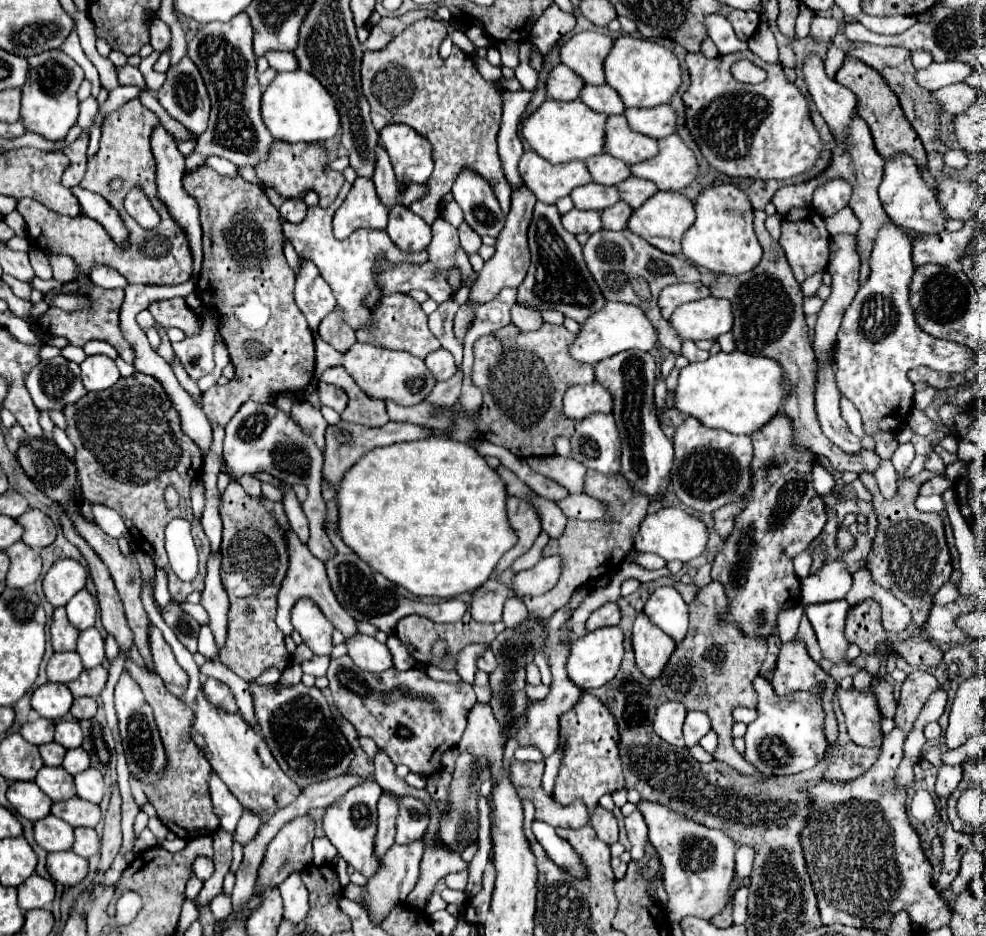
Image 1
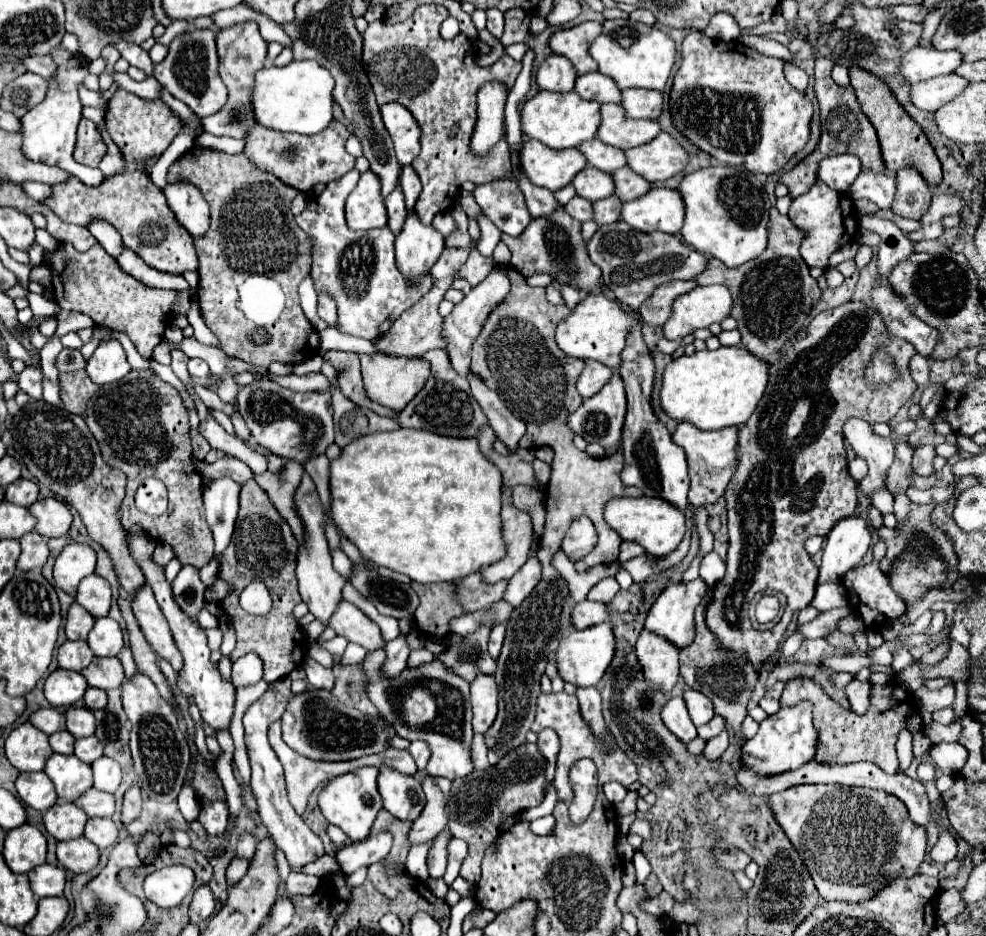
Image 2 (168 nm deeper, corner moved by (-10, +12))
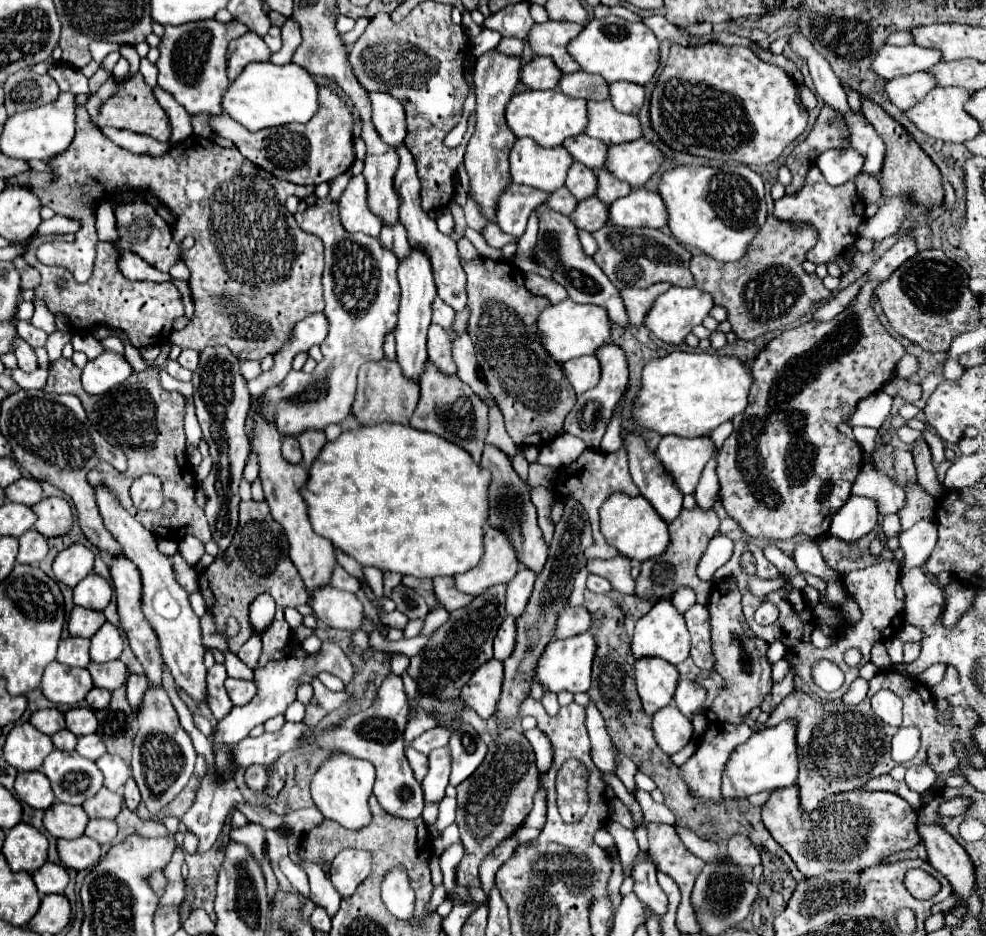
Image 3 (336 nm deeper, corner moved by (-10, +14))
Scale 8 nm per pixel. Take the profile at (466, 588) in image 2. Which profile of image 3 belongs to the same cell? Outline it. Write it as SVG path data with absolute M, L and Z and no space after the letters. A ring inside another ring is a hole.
M439 576L439 578L433 578L433 590L435 590L435 596L437 600L441 602L441 606L447 610L447 612L453 612L457 608L463 608L467 606L473 596L469 594L463 594L455 588L453 580L447 578L447 576Z

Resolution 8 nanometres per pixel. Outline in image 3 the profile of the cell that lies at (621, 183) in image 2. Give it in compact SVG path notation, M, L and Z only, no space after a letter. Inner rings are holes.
M601 168L597 172L597 198L601 202L605 202L607 206L613 204L617 198L625 196L631 192L631 186L627 186L627 182L617 180L613 174L609 174L605 168Z

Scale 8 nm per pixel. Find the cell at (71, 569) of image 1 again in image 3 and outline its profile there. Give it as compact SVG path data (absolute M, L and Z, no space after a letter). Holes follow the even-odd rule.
M71 544L53 560L53 574L67 586L77 586L93 570L93 552L83 544Z

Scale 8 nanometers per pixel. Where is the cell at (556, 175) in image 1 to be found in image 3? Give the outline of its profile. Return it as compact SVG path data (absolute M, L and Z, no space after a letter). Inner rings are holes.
M519 138L509 154L509 162L511 162L511 178L517 184L525 184L537 190L547 190L553 192L555 188L561 188L565 184L565 174L569 170L569 166L573 164L571 154L563 148L543 148L539 144L535 144L531 138Z

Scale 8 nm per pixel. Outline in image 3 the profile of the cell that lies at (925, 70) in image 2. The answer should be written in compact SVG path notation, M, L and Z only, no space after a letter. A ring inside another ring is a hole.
M915 44L909 46L881 46L877 56L871 62L871 70L885 78L897 78L913 72L927 72L931 66L941 62L941 52L931 48L921 48Z

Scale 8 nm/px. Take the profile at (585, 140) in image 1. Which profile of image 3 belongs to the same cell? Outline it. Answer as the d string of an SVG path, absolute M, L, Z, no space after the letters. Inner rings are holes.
M525 90L521 94L513 94L505 108L507 126L517 138L533 138L539 146L561 146L565 138L577 136L587 126L587 104L581 98L567 98L561 90Z

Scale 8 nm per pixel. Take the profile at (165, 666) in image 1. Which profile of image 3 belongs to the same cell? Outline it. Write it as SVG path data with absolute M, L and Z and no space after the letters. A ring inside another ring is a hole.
M123 554L113 556L109 562L109 574L111 574L111 582L117 590L117 610L119 610L119 620L121 620L121 628L127 634L127 640L131 644L131 650L135 652L135 656L139 658L139 662L145 668L145 674L149 678L149 684L159 684L161 682L161 666L163 666L163 658L159 652L159 640L151 628L151 624L147 622L147 618L141 612L141 582L139 582L139 570L137 566Z

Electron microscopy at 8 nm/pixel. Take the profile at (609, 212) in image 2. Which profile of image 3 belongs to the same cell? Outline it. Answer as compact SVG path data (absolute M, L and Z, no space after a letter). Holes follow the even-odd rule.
M591 196L587 200L581 200L569 218L575 224L575 228L595 232L607 222L607 206L599 202L599 198Z

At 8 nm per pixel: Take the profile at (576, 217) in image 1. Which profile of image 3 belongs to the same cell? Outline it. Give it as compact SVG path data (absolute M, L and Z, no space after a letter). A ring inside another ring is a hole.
M563 186L563 188L555 190L555 192L551 194L551 198L547 198L545 206L551 206L551 210L557 210L557 212L569 216L569 214L575 210L577 200L575 200L575 198L569 194L569 190Z

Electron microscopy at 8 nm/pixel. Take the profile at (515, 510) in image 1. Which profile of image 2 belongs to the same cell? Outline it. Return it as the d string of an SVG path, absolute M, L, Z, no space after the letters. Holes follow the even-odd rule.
M503 502L501 510L503 534L507 542L507 556L497 564L487 566L481 574L487 582L509 580L529 558L533 544L533 522L531 516L523 510L517 510L513 502Z

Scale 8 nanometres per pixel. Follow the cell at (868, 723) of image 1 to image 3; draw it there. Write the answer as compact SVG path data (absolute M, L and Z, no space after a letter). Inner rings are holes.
M857 678L857 680L851 682L849 690L845 692L843 702L845 702L845 704L859 704L865 696L867 696L867 680Z

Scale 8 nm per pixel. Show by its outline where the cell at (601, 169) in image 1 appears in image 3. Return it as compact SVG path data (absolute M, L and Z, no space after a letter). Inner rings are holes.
M579 134L579 136L567 138L567 142L563 142L563 148L573 156L575 162L581 162L591 170L599 170L605 166L607 146L603 142L599 142L597 138Z

